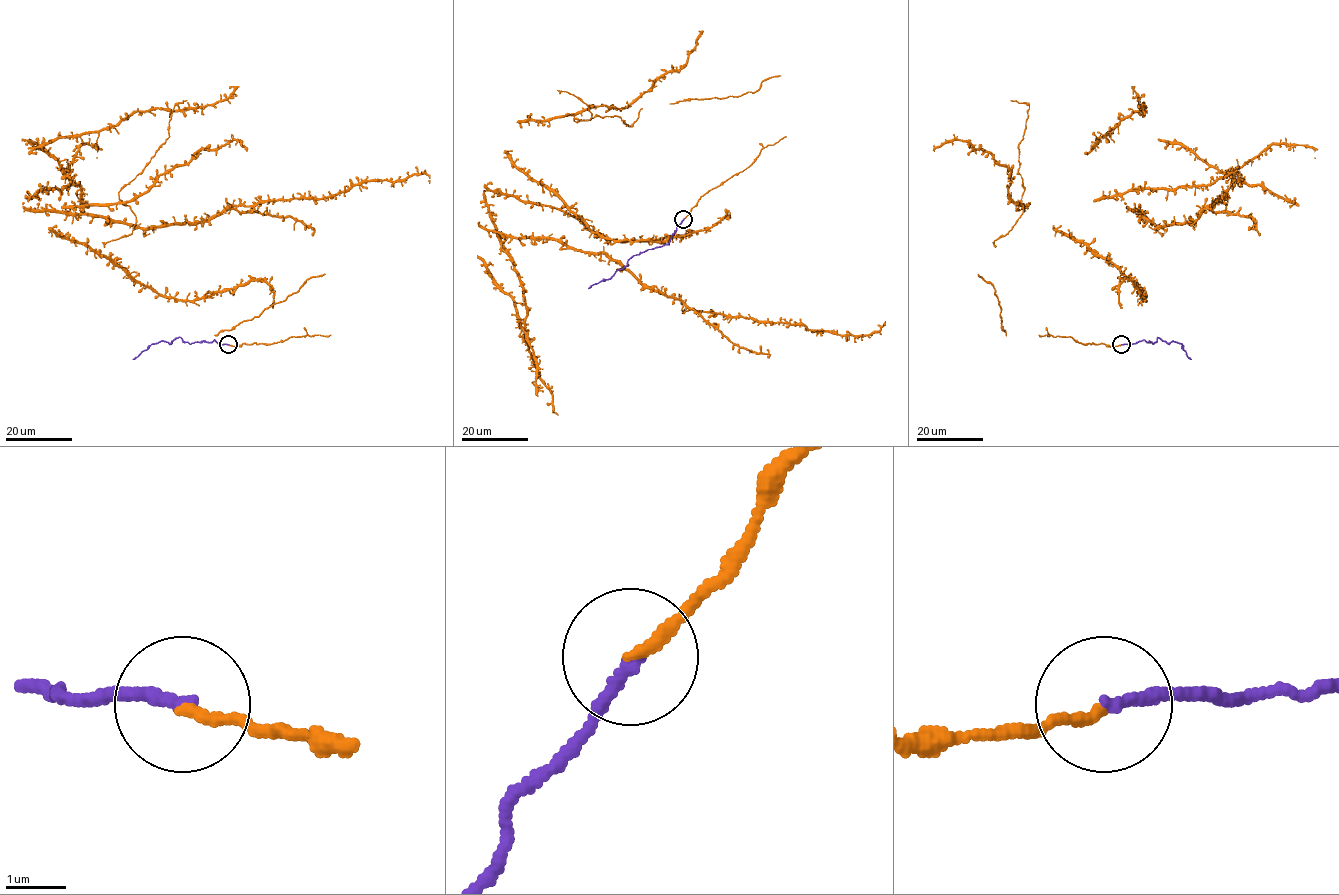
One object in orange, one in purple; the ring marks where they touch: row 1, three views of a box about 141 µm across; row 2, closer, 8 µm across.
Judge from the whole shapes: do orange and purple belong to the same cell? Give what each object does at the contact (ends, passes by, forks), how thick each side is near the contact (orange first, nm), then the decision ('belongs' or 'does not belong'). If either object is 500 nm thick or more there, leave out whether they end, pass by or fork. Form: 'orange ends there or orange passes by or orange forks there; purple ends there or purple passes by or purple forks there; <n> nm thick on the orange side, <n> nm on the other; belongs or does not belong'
orange ends there; purple ends there; 190 nm thick on the orange side, 200 nm on the other; belongs

